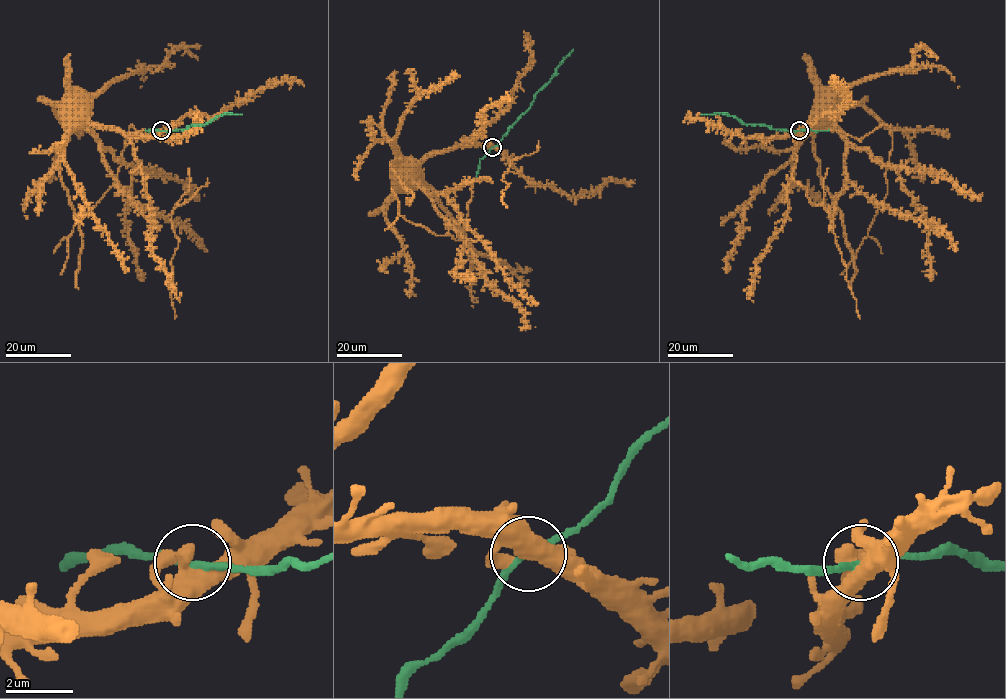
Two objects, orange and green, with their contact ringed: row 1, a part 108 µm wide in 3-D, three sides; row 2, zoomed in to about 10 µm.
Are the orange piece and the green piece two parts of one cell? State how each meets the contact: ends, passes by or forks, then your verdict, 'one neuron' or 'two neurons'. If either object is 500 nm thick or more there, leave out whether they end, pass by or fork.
one neuron

